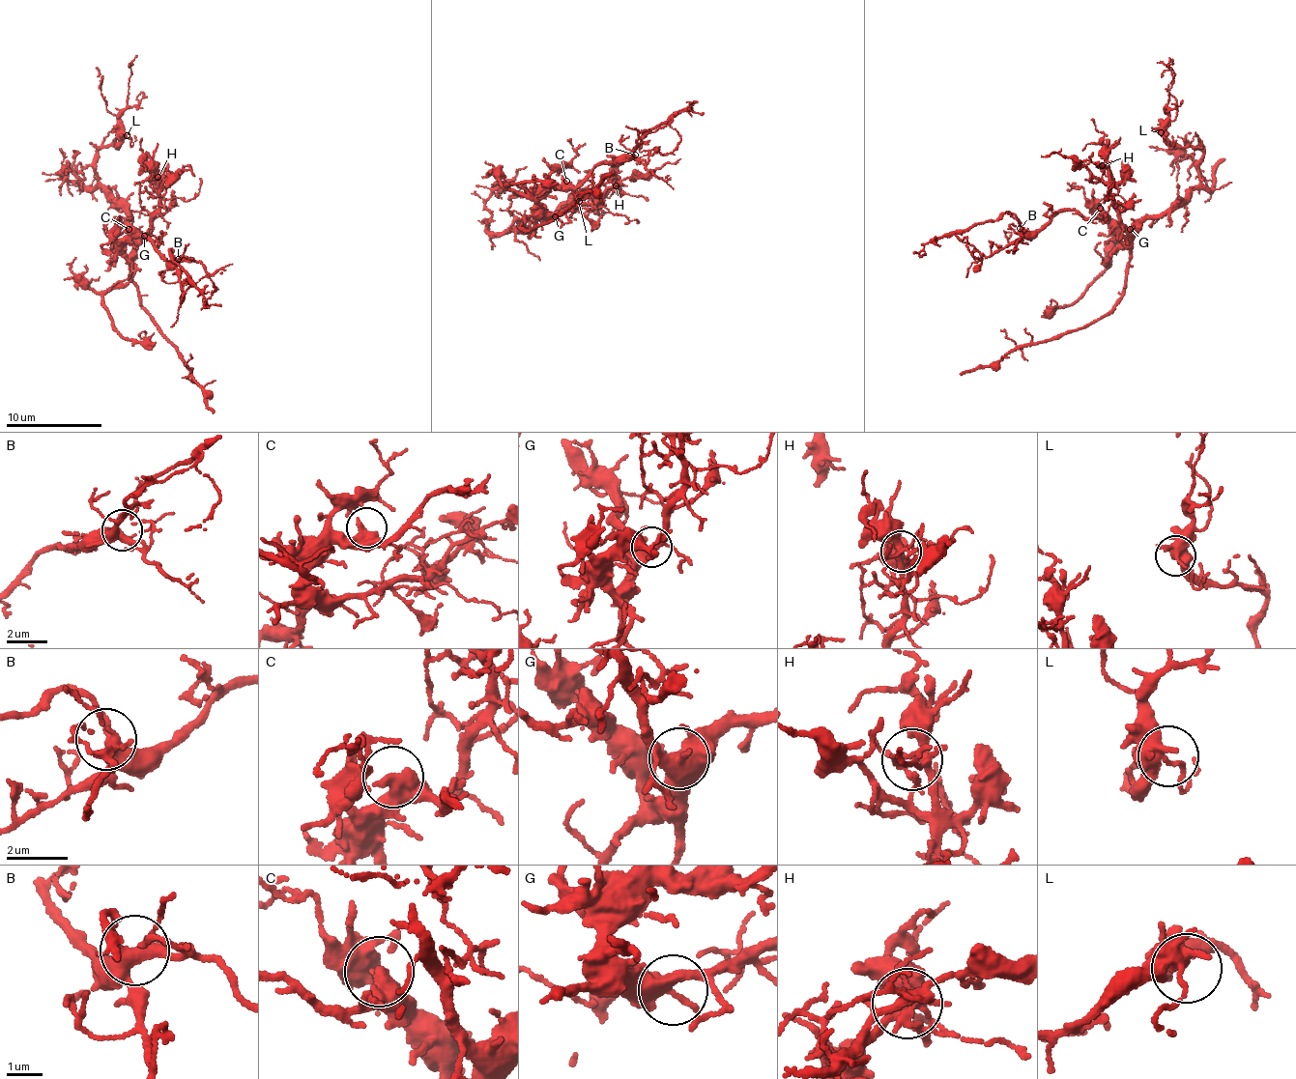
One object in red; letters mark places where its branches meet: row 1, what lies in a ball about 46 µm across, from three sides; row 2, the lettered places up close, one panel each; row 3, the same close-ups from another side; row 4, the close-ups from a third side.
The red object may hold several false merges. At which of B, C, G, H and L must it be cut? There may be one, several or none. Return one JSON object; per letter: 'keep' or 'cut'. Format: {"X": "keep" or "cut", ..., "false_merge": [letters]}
{"B": "keep", "C": "keep", "G": "keep", "H": "keep", "L": "keep", "false_merge": []}

